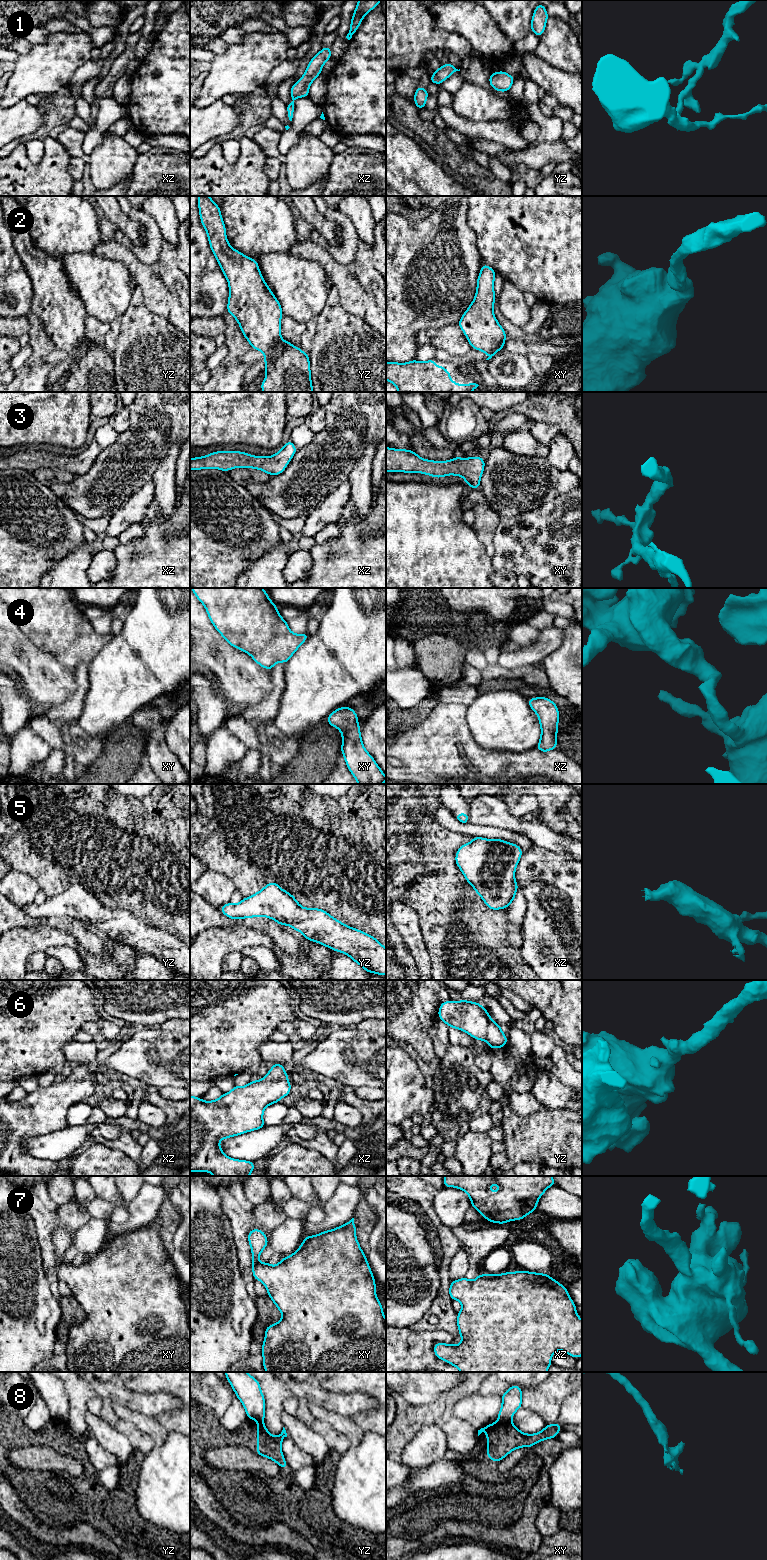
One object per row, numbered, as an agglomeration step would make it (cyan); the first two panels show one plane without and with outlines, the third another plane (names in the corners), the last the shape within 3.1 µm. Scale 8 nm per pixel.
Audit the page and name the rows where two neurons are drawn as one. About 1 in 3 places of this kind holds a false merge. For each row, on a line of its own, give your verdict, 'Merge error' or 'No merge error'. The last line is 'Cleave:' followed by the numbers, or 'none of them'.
1: No merge error
2: No merge error
3: No merge error
4: No merge error
5: No merge error
6: No merge error
7: No merge error
8: Merge error
Cleave: 8

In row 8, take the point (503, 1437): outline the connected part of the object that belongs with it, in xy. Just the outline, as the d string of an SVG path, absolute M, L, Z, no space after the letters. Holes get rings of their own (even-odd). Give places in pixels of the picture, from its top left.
M496 1421L478 1430L478 1436L483 1431L487 1433L487 1457L498 1463L517 1448L529 1448L542 1440L555 1438L561 1429L558 1423L553 1423L538 1433L525 1434L511 1421Z

